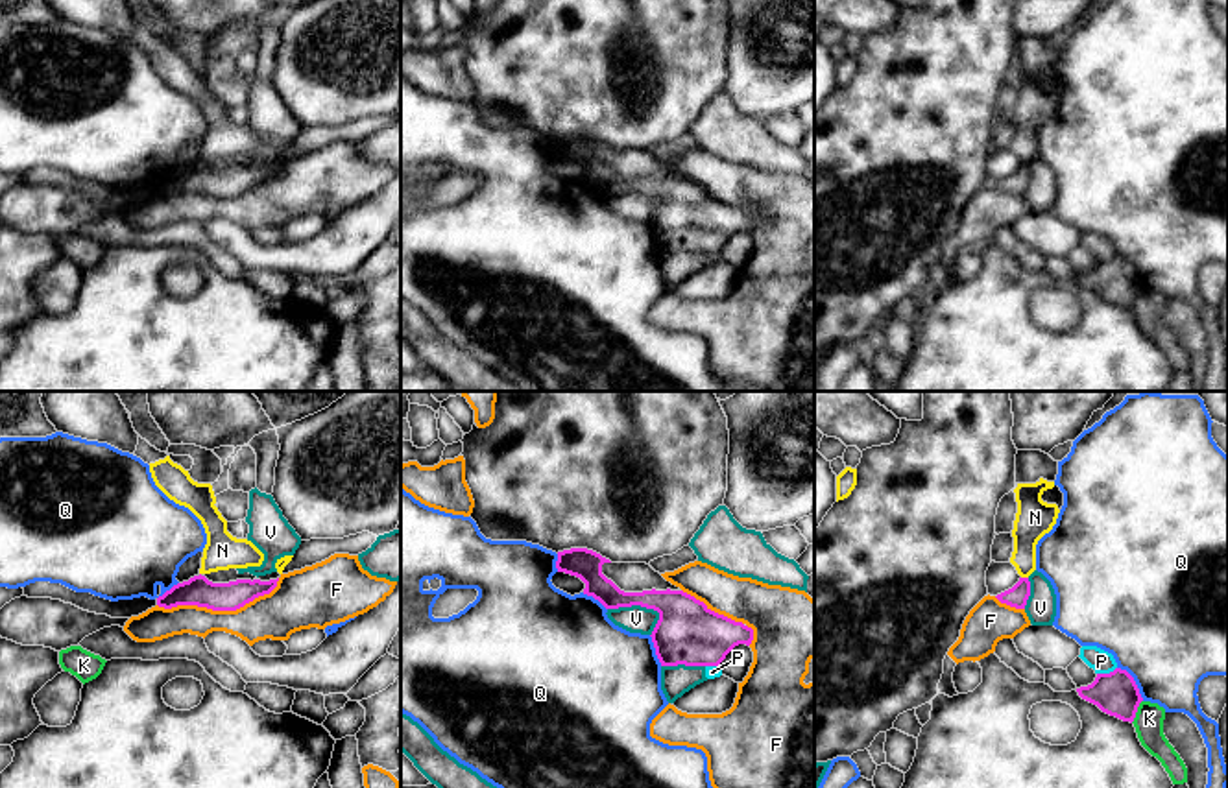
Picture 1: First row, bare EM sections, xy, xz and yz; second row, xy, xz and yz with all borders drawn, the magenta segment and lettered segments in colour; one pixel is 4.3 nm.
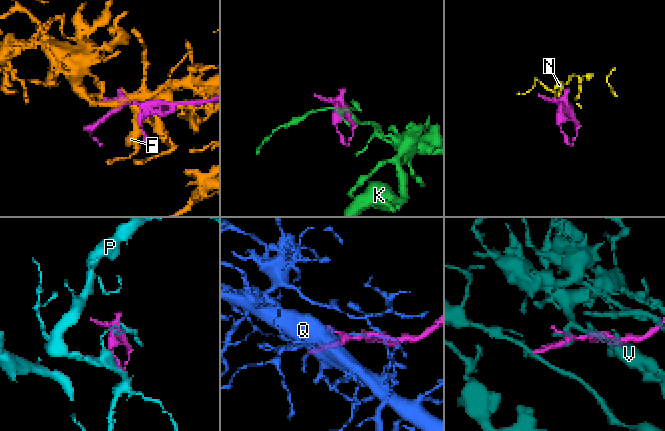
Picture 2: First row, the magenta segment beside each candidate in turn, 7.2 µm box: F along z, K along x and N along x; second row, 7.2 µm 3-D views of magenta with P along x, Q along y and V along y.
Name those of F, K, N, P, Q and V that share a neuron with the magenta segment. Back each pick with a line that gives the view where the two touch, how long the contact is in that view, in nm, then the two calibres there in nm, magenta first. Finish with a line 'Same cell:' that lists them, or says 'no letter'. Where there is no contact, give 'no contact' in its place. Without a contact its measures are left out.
Same cell: no letter

